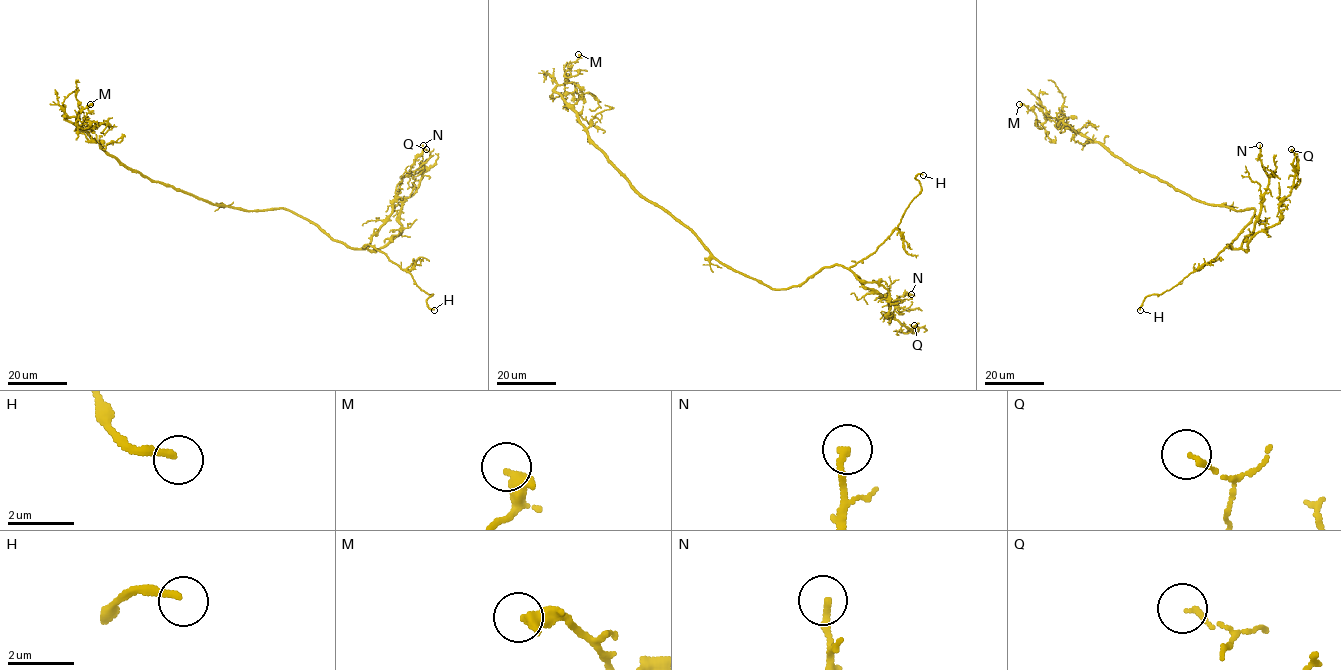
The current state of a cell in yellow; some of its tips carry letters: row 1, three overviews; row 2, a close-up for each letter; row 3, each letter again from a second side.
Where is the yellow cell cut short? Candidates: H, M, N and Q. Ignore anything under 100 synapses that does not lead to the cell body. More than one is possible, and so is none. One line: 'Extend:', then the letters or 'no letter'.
Extend: H

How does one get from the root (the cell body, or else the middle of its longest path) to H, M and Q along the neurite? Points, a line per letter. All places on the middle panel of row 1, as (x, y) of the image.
H: (722, 264), (773, 289), (797, 286), (823, 268), (852, 267), (896, 227), (921, 190), (915, 177), (923, 175)
M: (722, 264), (690, 230), (633, 187), (554, 90), (565, 82), (567, 66), (578, 54)
Q: (722, 264), (773, 289), (844, 265), (861, 280), (882, 284), (889, 293), (887, 314), (917, 332), (914, 325)

